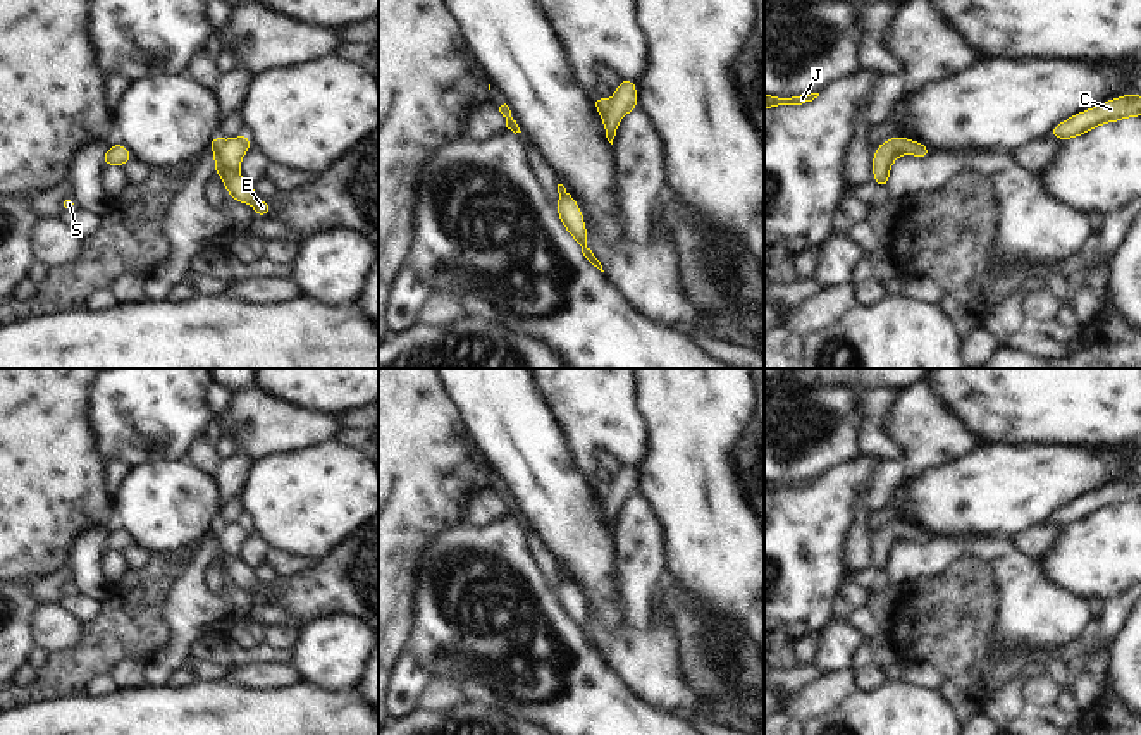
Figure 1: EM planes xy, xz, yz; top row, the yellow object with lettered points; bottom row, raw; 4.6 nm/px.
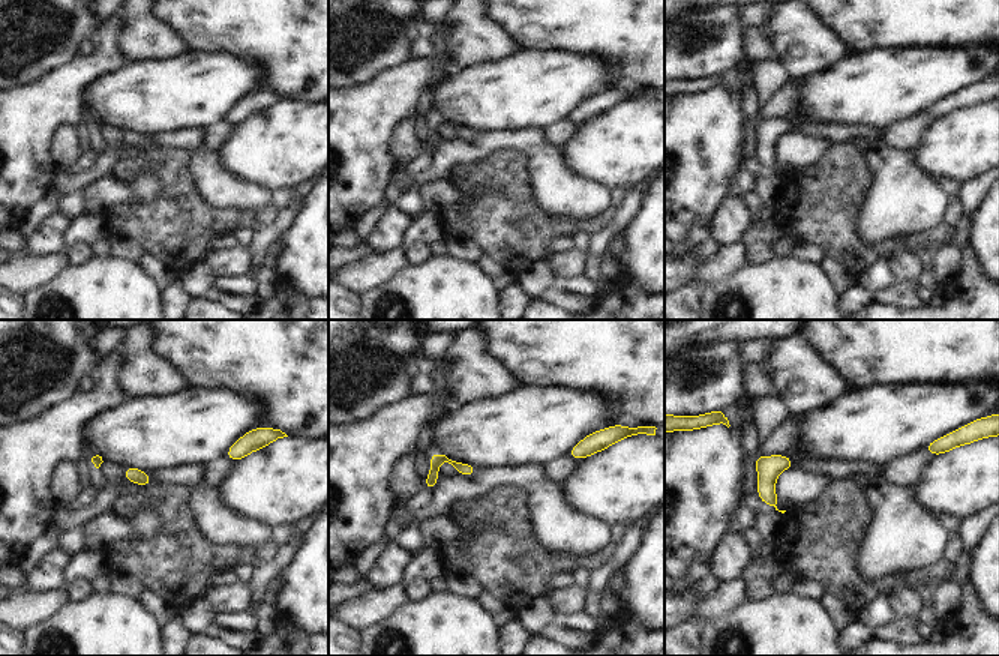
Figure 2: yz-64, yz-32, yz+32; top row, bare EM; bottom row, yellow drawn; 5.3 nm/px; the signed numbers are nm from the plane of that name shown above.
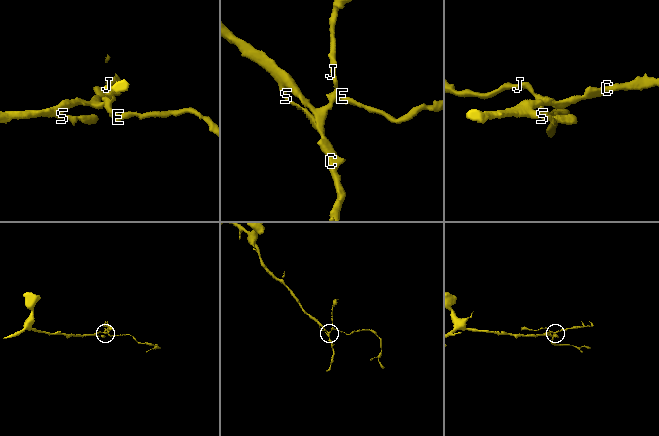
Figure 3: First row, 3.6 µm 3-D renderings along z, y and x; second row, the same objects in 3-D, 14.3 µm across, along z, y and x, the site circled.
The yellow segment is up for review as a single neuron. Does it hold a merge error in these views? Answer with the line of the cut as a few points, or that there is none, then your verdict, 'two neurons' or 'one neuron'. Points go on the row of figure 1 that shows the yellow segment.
no cut; one neuron

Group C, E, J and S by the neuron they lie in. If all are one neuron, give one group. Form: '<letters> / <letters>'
C E J S

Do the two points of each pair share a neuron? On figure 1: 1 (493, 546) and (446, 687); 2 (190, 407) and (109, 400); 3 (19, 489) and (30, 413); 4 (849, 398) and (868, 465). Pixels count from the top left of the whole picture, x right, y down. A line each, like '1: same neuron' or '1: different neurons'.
1: different neurons
2: same neuron
3: same neuron
4: different neurons

